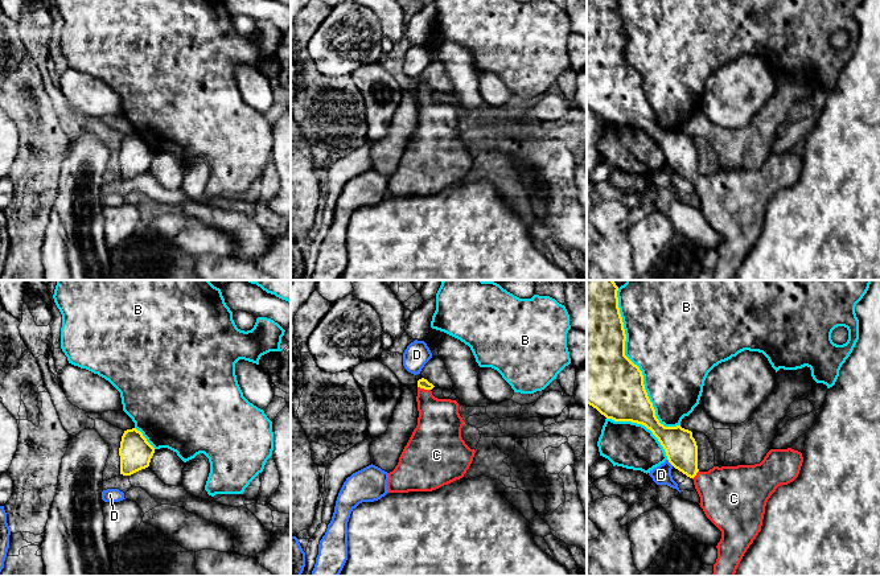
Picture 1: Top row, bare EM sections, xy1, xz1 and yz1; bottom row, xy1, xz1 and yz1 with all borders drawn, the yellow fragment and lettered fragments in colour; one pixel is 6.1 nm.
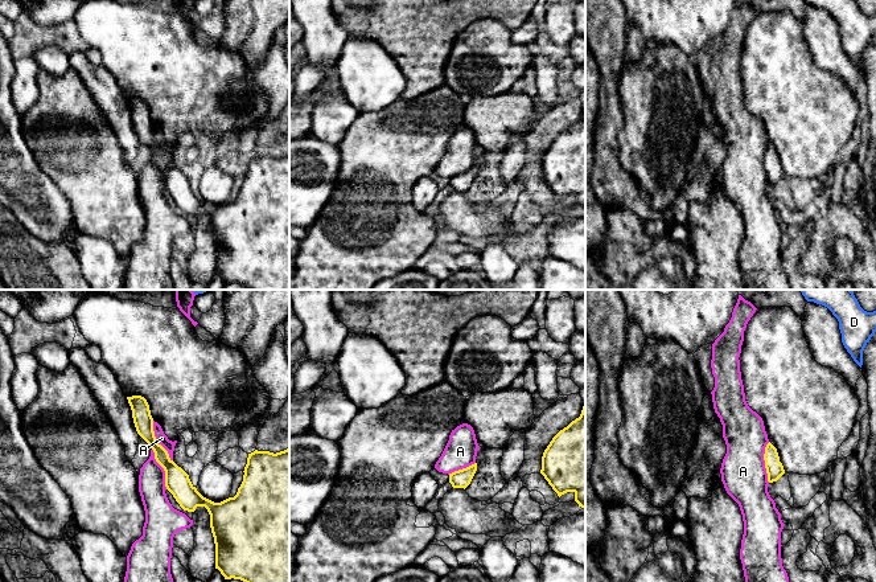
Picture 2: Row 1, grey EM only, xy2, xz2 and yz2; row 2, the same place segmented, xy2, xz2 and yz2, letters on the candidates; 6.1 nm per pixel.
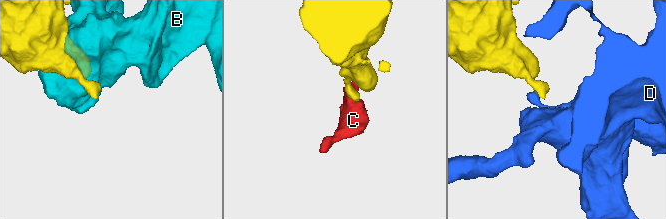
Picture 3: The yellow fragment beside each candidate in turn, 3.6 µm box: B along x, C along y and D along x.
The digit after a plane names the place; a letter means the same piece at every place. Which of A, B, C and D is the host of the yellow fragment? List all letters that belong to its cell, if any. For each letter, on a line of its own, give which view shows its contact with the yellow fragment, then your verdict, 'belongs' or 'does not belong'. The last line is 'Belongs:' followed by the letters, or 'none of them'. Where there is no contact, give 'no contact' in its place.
A: xy2 | does not belong
B: yz1 | does not belong
C: xz1 | belongs
D: yz1 | does not belong
Belongs: C

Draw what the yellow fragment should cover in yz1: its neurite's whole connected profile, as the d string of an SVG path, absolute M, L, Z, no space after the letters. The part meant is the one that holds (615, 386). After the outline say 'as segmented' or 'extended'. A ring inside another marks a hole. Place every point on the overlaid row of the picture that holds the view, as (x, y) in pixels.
M587 280L587 403L606 419L645 425L663 447L669 462L694 480L695 489L700 497L700 507L706 517L721 531L721 539L716 546L717 559L714 564L712 576L735 576L744 554L761 531L768 499L778 486L788 485L798 477L803 462L802 453L791 448L770 449L760 464L714 466L708 472L700 472L698 469L698 445L692 437L692 432L680 425L665 427L659 423L645 390L642 371L625 355L626 334L618 308L617 291L618 287L613 280Z; extended

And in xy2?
M141 395L127 397L137 434L151 446L156 462L165 471L165 487L184 511L205 507L215 544L215 569L225 579L243 582L289 582L289 447L280 452L248 454L243 481L234 497L214 503L203 497L189 475L157 443L149 405Z; as segmented

